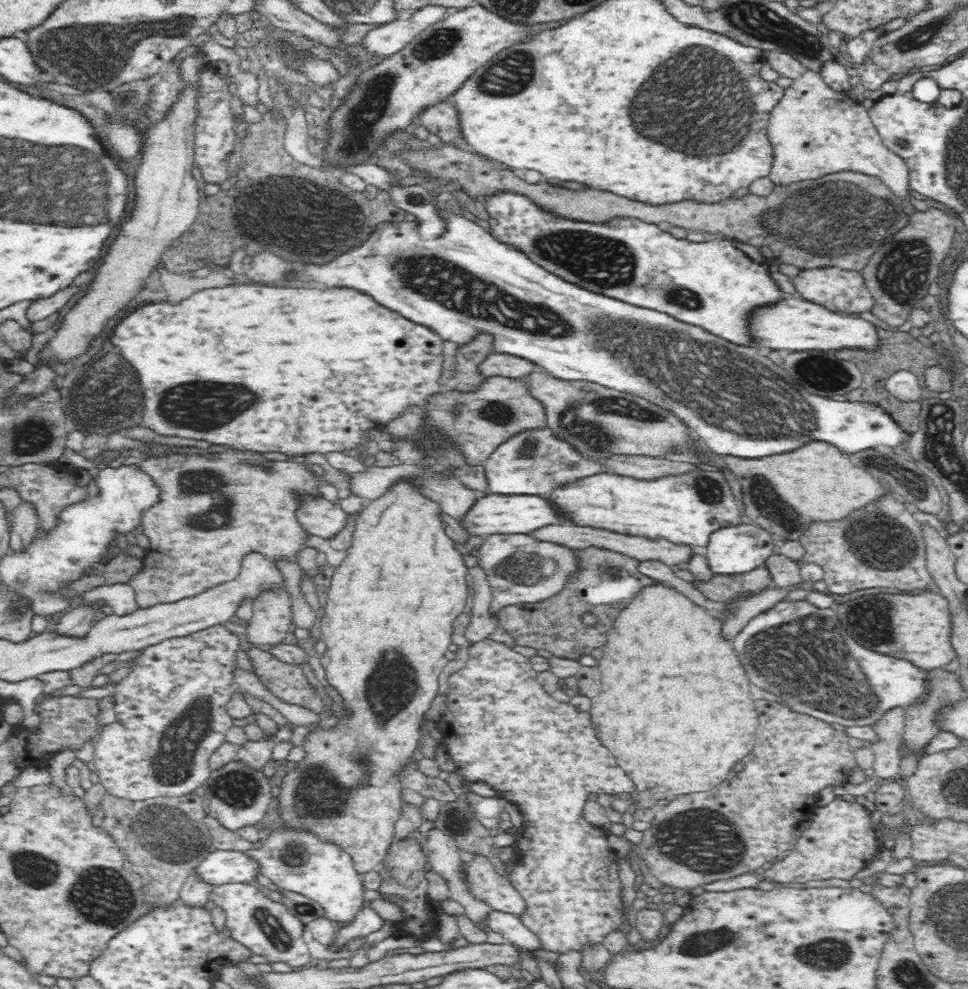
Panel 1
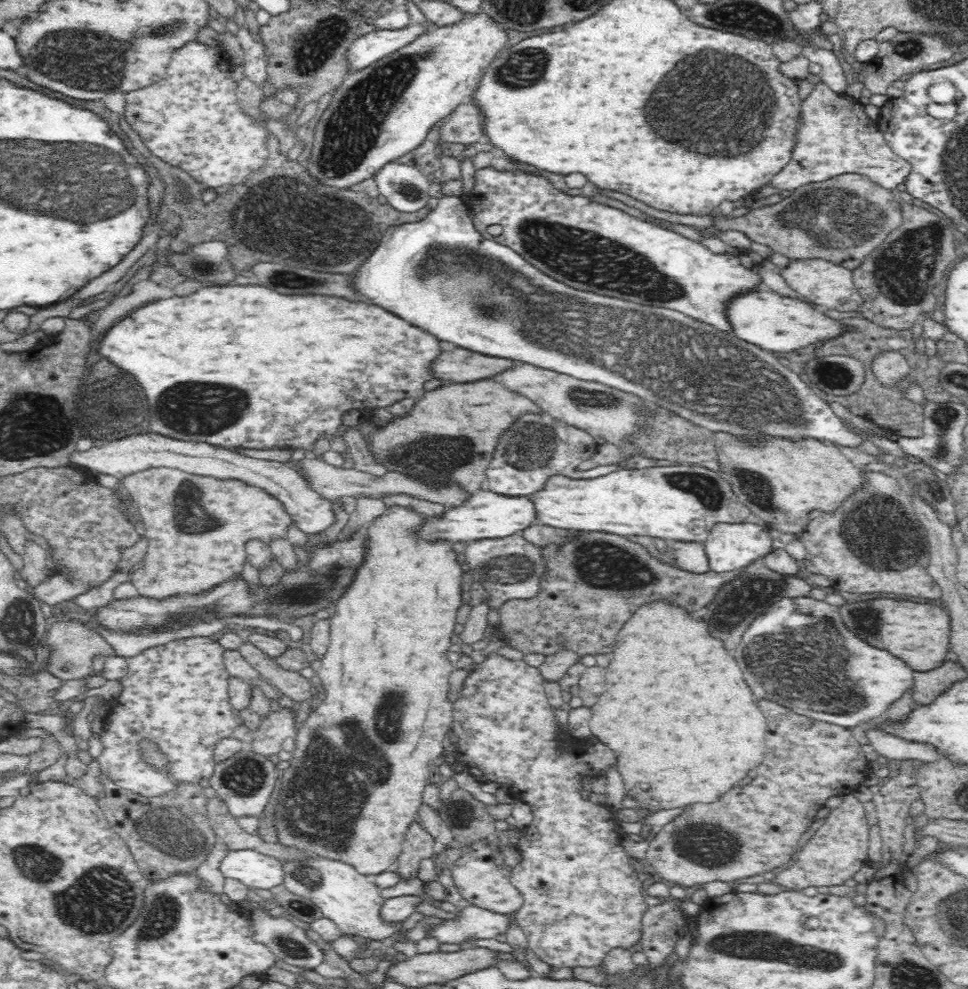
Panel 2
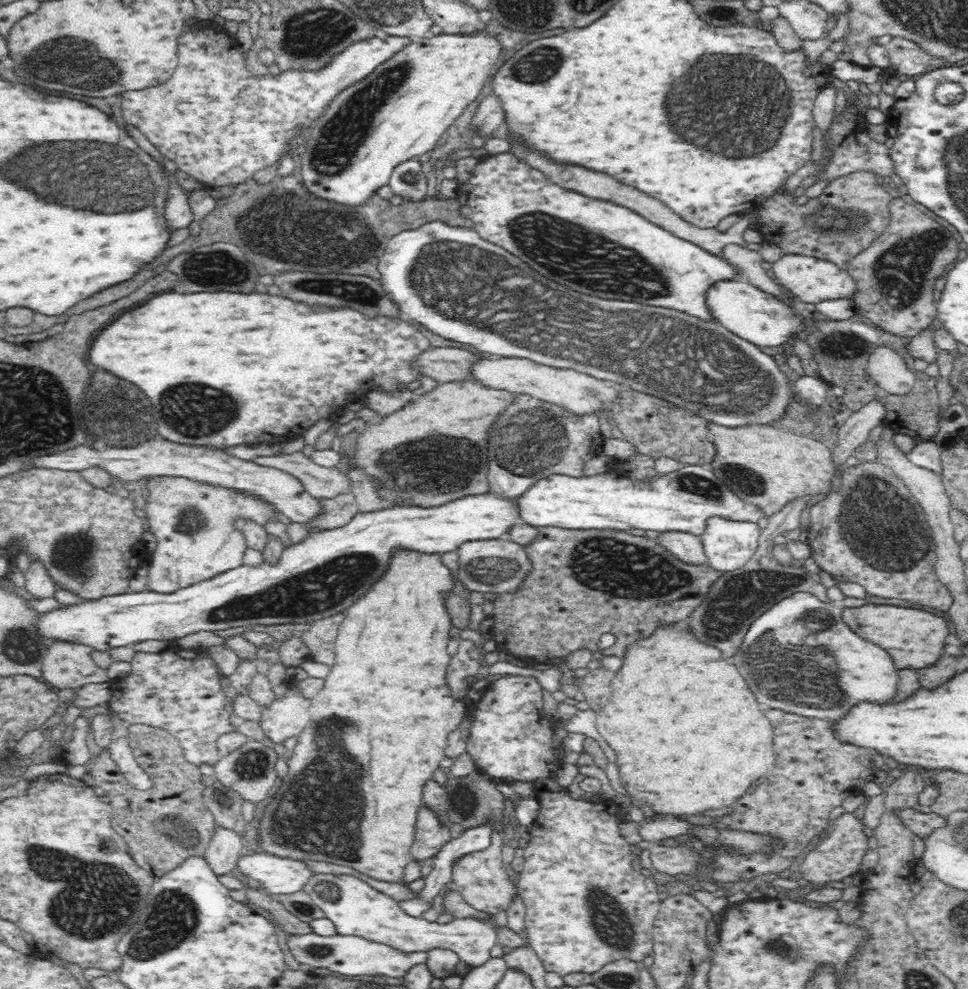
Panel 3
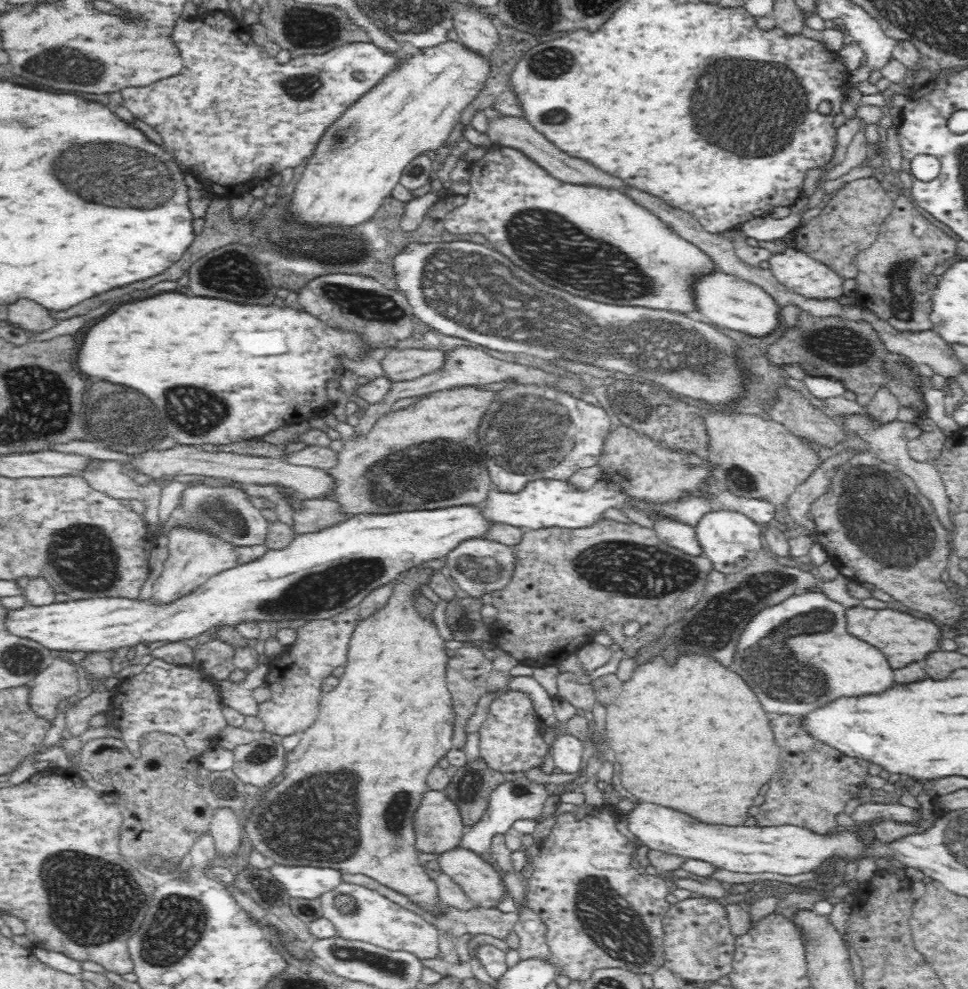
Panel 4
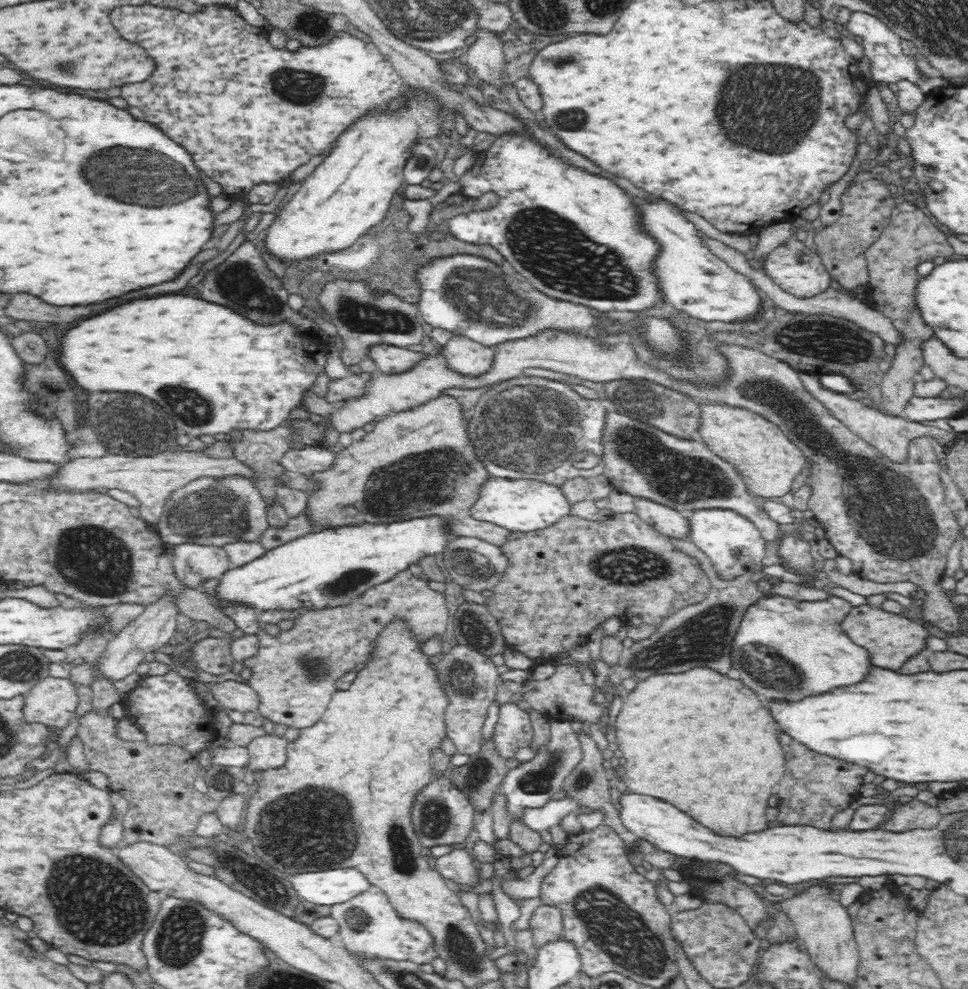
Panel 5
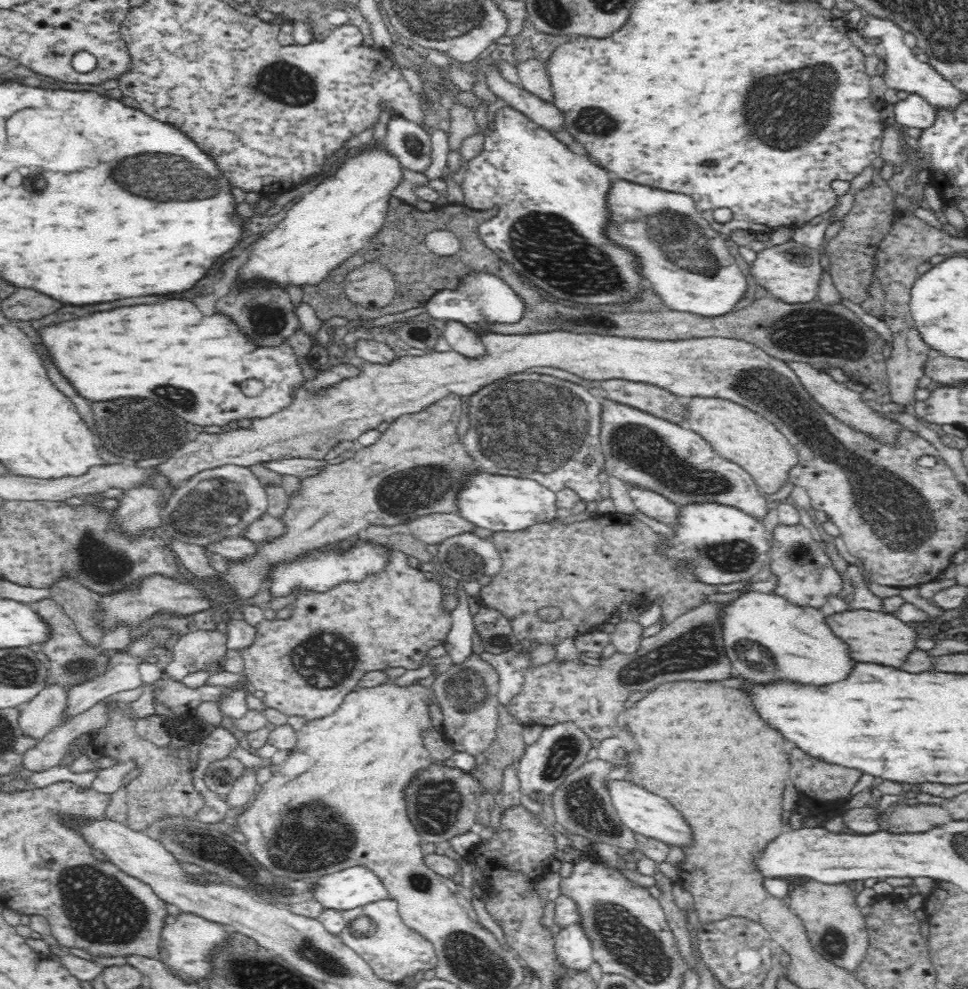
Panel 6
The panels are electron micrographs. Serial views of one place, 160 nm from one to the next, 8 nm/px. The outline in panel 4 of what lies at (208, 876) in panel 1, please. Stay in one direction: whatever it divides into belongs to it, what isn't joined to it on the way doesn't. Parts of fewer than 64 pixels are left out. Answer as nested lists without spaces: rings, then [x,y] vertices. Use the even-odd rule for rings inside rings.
[[[270,862],[268,872],[292,897],[316,898],[320,893],[335,887],[340,880],[340,871],[315,866],[288,866]]]

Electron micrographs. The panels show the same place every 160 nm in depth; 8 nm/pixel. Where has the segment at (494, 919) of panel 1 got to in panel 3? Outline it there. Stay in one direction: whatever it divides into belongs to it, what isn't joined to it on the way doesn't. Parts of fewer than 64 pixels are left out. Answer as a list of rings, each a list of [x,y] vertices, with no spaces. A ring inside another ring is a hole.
[[[350,873],[322,874],[310,876],[301,890],[324,911],[336,927],[336,932],[344,936],[358,936],[366,940],[382,943],[403,953],[426,951],[431,948],[445,948],[455,952],[460,961],[478,968],[492,958],[490,951],[498,944],[498,925],[493,916],[478,917],[466,915],[454,917],[452,922],[426,921],[420,917],[404,914],[397,901],[390,895],[371,887],[369,883]]]

